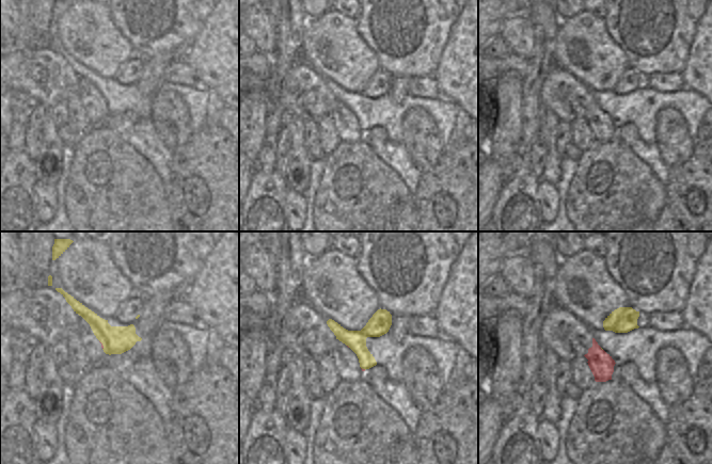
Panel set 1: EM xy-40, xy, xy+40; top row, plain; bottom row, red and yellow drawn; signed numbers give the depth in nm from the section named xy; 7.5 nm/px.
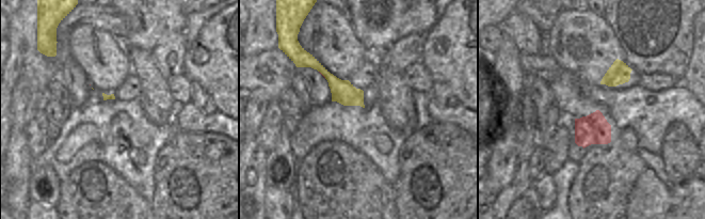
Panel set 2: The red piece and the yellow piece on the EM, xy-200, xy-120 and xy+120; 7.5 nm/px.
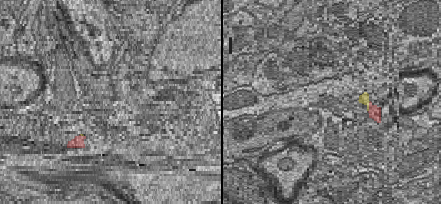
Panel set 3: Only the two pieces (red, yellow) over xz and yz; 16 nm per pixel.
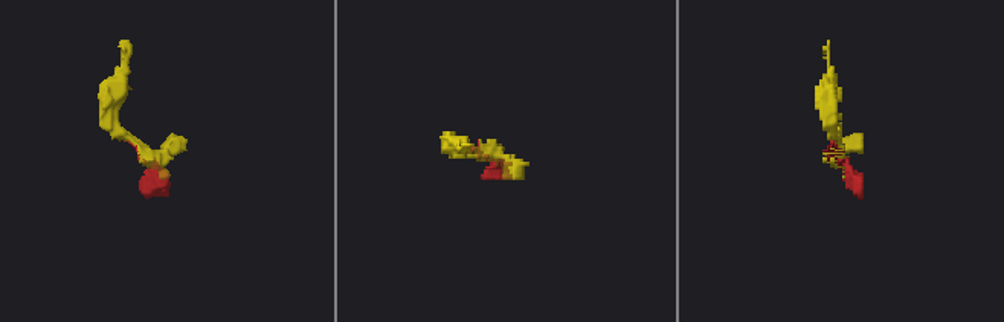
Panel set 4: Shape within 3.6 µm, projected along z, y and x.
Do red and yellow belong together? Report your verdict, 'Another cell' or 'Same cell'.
Another cell.

